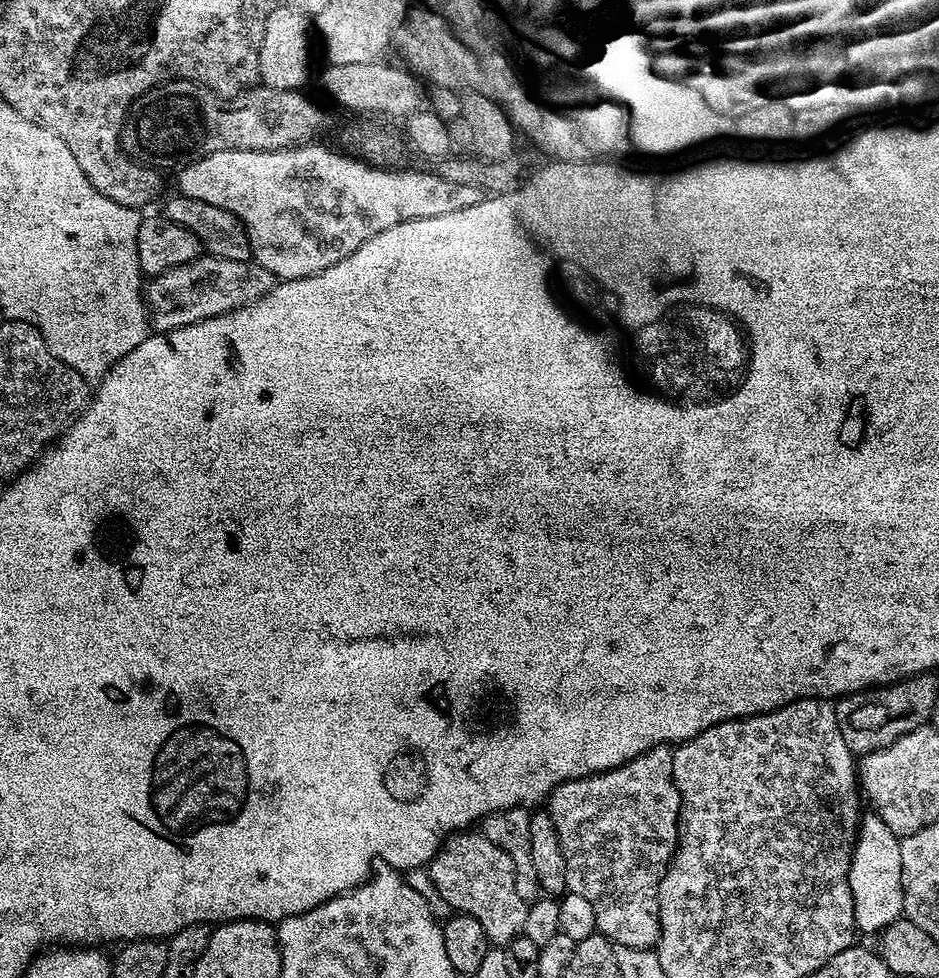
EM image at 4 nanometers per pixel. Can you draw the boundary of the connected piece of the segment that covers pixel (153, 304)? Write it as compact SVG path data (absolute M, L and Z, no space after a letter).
M201 254L178 268L151 277L143 289L144 306L148 309L151 331L163 334L221 316L254 304L272 289L274 278L265 268L248 260L227 260L221 256Z

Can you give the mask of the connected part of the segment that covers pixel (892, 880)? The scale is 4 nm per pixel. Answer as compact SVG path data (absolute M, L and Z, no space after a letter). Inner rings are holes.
M875 814L865 815L860 822L860 834L856 849L852 851L850 864L850 892L854 898L854 922L861 933L879 934L890 922L901 919L904 911L902 890L901 837L895 836L886 822Z

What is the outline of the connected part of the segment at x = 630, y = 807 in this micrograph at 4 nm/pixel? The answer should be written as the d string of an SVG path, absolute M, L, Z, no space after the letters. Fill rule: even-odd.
M668 746L651 748L646 754L627 760L609 772L600 772L597 776L583 776L581 780L562 782L546 801L548 817L554 822L554 830L558 830L558 842L562 842L562 854L566 854L566 882L568 891L582 894L590 906L594 906L596 915L596 931L599 935L618 942L621 948L655 949L656 939L660 937L660 883L668 870L668 864L676 854L676 844L680 840L680 795L674 782L673 749Z

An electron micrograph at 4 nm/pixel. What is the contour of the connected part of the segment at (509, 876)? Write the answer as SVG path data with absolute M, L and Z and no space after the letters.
M465 830L449 836L441 844L440 851L432 859L432 863L427 865L426 871L430 874L434 886L438 886L438 894L446 898L453 910L470 918L478 918L478 922L482 922L482 930L486 930L489 945L506 946L515 936L523 933L529 901L524 900L522 894L518 894L516 867L510 854L506 854L506 850L486 838L483 831Z

